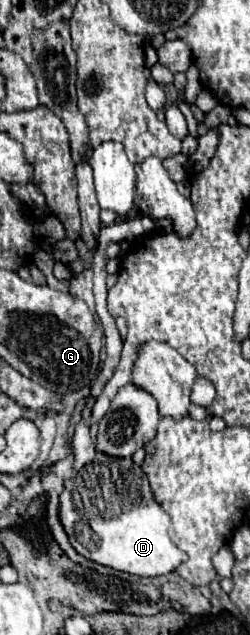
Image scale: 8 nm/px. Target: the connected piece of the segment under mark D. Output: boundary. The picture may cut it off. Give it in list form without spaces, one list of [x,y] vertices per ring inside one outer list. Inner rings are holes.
[[[140,214],[132,220],[126,220],[122,224],[112,224],[100,230],[100,244],[98,252],[94,254],[92,270],[94,270],[94,298],[96,298],[96,314],[100,316],[100,322],[104,326],[106,334],[106,354],[108,358],[104,360],[102,372],[96,378],[96,382],[90,388],[88,400],[82,408],[82,418],[76,424],[74,438],[72,438],[72,450],[74,450],[74,476],[64,484],[64,492],[60,496],[60,520],[70,536],[72,546],[84,554],[86,558],[130,574],[138,576],[162,576],[170,574],[186,562],[186,552],[182,552],[168,536],[168,526],[170,526],[170,516],[162,510],[162,506],[156,502],[146,472],[132,462],[132,458],[112,458],[102,452],[96,452],[96,446],[88,434],[88,422],[92,414],[92,406],[96,398],[102,394],[102,388],[106,382],[112,378],[114,370],[118,368],[120,352],[122,352],[122,340],[118,334],[118,328],[114,324],[114,318],[106,310],[106,262],[104,262],[104,248],[110,242],[116,240],[134,240],[144,234],[148,234],[154,228],[154,222]],[[128,492],[128,502],[120,500]]]

